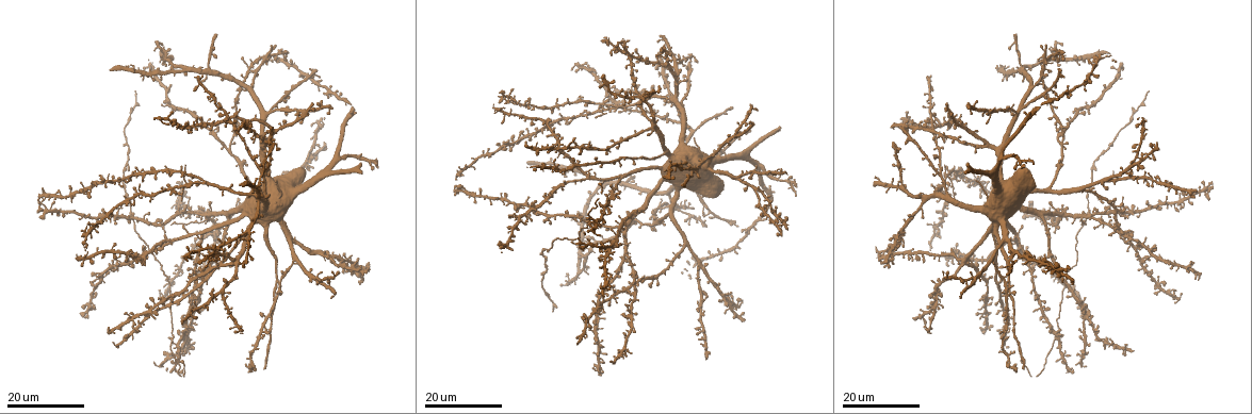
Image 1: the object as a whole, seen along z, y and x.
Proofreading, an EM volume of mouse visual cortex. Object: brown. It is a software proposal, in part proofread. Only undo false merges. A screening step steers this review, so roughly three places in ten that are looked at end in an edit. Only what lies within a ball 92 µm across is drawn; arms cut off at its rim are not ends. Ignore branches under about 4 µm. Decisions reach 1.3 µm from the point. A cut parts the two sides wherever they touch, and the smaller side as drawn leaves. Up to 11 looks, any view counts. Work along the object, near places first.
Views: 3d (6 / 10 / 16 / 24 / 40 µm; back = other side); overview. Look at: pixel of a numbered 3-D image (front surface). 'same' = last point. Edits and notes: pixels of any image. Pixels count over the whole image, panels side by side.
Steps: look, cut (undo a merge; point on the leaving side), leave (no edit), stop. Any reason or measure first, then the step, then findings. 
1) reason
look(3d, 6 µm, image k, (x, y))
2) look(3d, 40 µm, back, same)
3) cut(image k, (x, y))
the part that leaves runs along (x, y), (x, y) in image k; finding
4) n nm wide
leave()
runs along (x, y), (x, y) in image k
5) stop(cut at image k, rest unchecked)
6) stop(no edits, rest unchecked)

three-way junction
look(3d, 24 µm, image 1, (1085, 319))

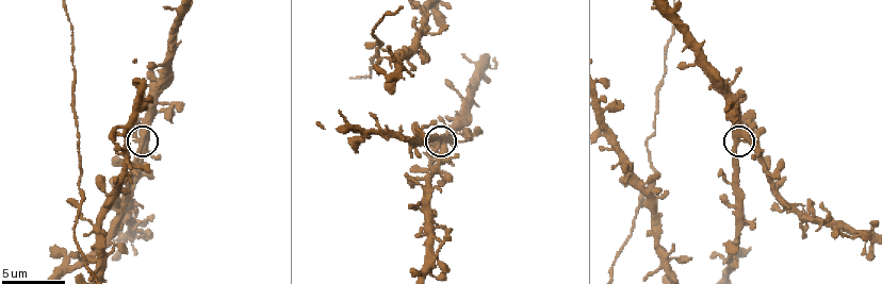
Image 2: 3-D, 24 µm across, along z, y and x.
look(3d, 10 µm, image 2, (740, 138))

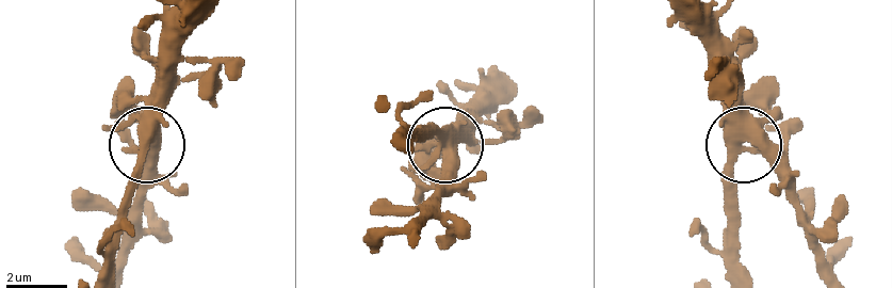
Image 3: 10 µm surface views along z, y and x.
3 arms
leave()
runs along (196, 13), (158, 97), (145, 194) in image 3; continuous, no second neuron

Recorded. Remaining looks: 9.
looks like a crossing
look(3d, 16 µm, image 2, (81, 194))

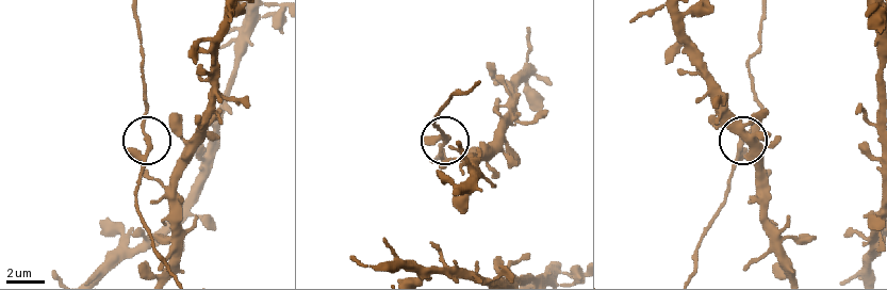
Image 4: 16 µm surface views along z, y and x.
230 nm wide
leave()
all the same neuron

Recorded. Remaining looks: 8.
look(3d, 16 µm, image 1, (677, 61))

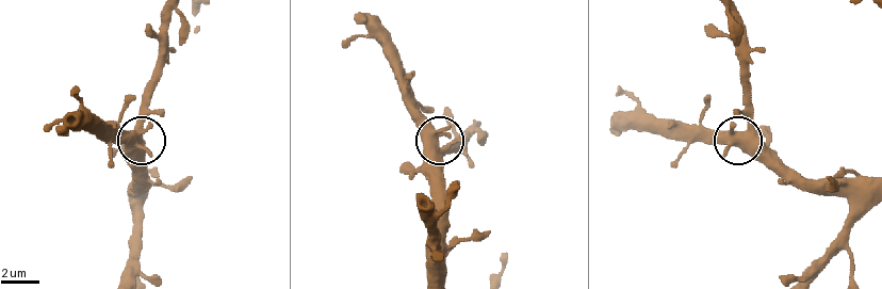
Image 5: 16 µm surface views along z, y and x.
closer look
look(3d, 6 µm, image 5, (434, 133))

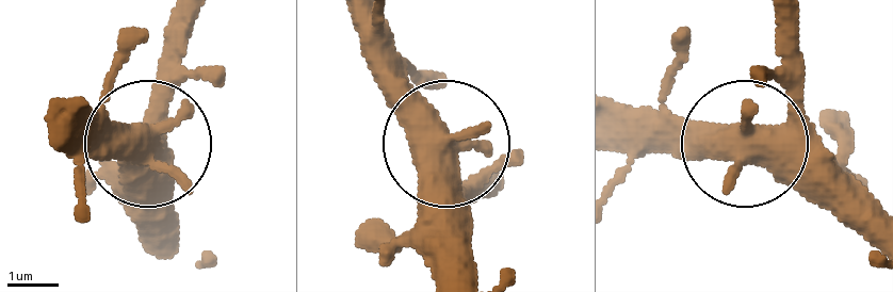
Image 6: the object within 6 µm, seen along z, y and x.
look(3d, 6 µm, back, image 6, (452, 146))

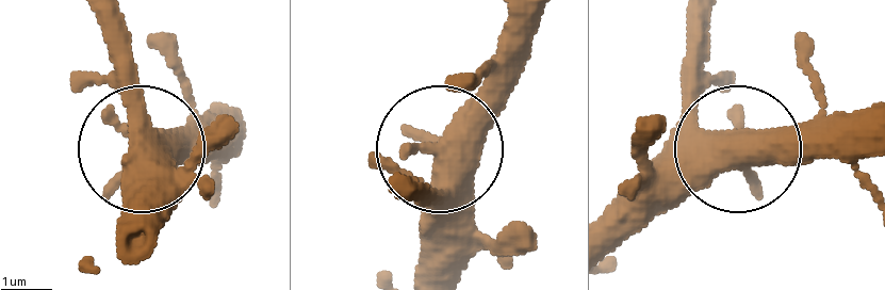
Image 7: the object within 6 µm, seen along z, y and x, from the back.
side arm 9 µm
leave()
runs along (431, 276), (448, 137), (528, 51) in image 7; continuous, no second neuron

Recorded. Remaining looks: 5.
looks like a crossing
look(3d, 24 µm, image 1, (280, 281))

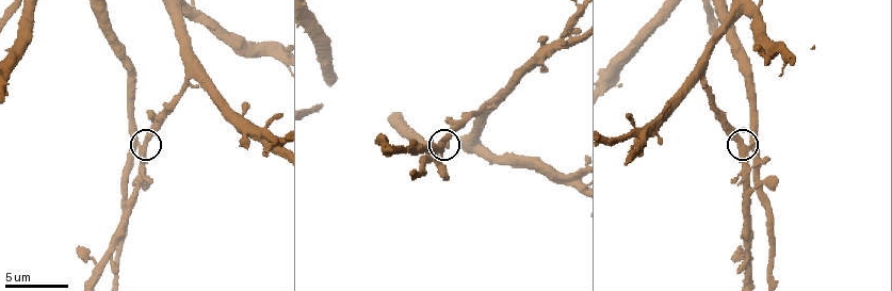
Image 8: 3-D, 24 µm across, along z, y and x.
look(3d, 6 µm, image 8, (138, 149))

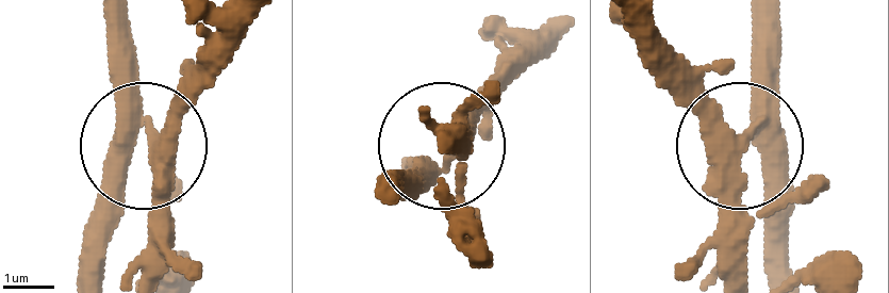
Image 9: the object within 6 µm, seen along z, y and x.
420 nm wide
leave()
runs along (748, 19), (745, 142), (783, 218) in image 9; all the same neuron

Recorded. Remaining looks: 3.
thin arm on a thick one
look(3d, 16 µm, image 1, (625, 244))

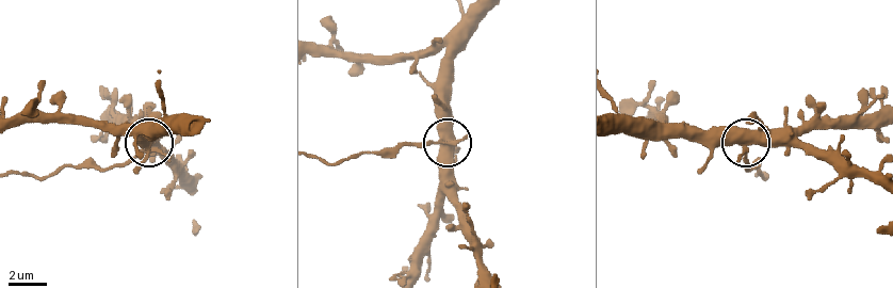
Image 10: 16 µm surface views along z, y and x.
look(3d, 10 µm, image 10, (143, 149))

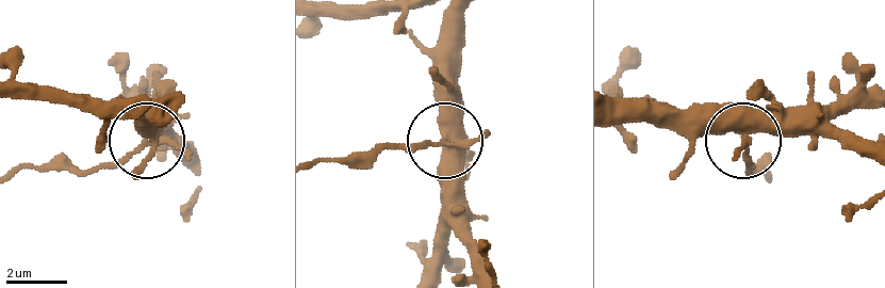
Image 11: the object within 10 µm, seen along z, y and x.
3 arms
cut(image 11, (108, 168))
the part that leaves runs along (142, 143), (114, 163), (76, 173), (15, 169) in image 11; two neurons meet here

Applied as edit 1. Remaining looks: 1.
stop(cut at image 11, rest unchecked)

